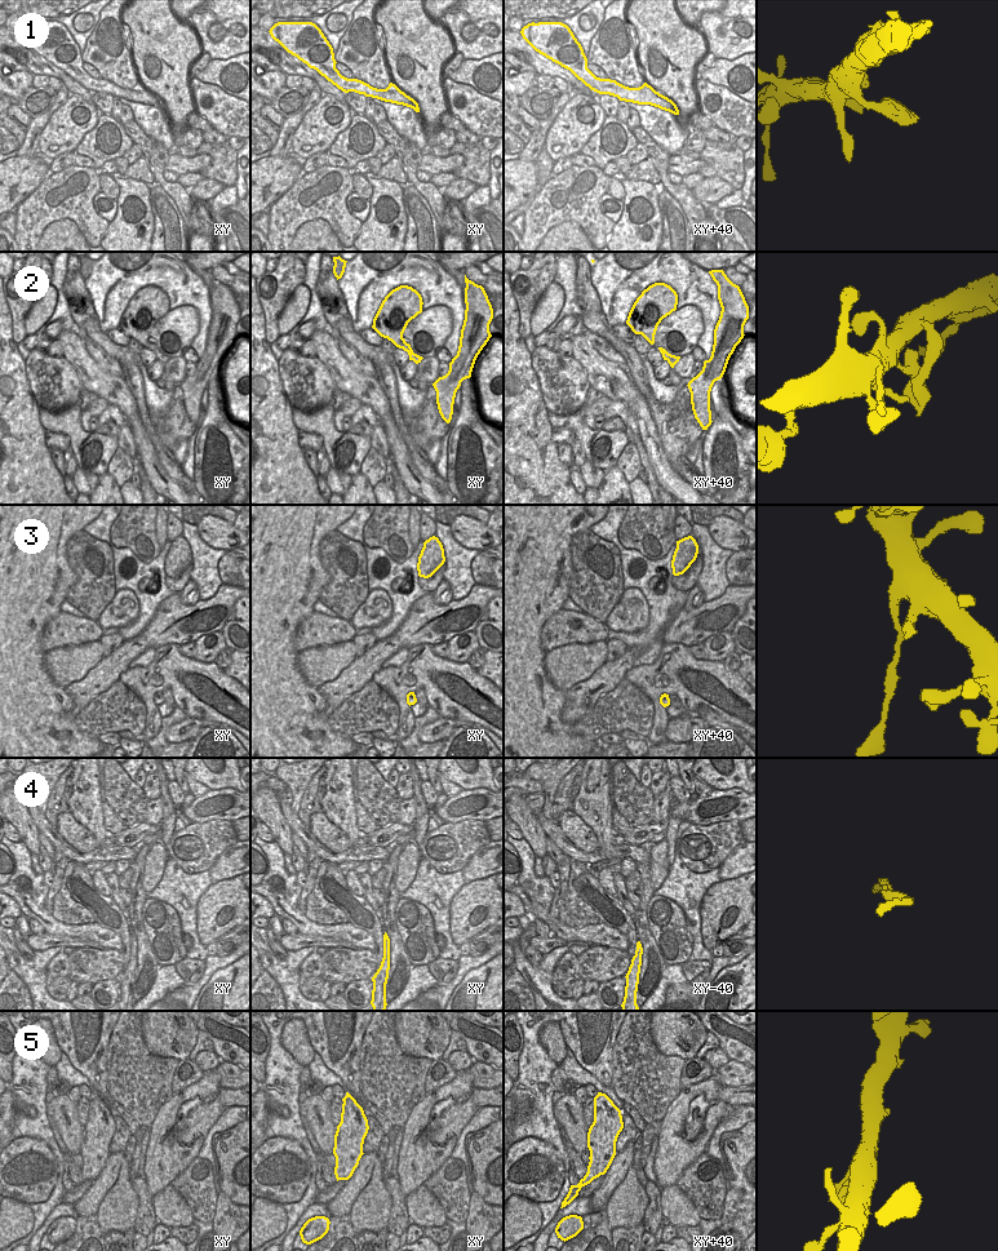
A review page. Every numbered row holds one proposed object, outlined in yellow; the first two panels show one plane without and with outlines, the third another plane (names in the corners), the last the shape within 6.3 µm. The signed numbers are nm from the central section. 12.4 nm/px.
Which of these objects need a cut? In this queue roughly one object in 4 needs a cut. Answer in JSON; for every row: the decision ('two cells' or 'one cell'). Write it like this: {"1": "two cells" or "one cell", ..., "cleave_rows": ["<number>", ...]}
{"1": "one cell", "2": "one cell", "3": "two cells", "4": "one cell", "5": "one cell", "cleave_rows": ["3"]}

